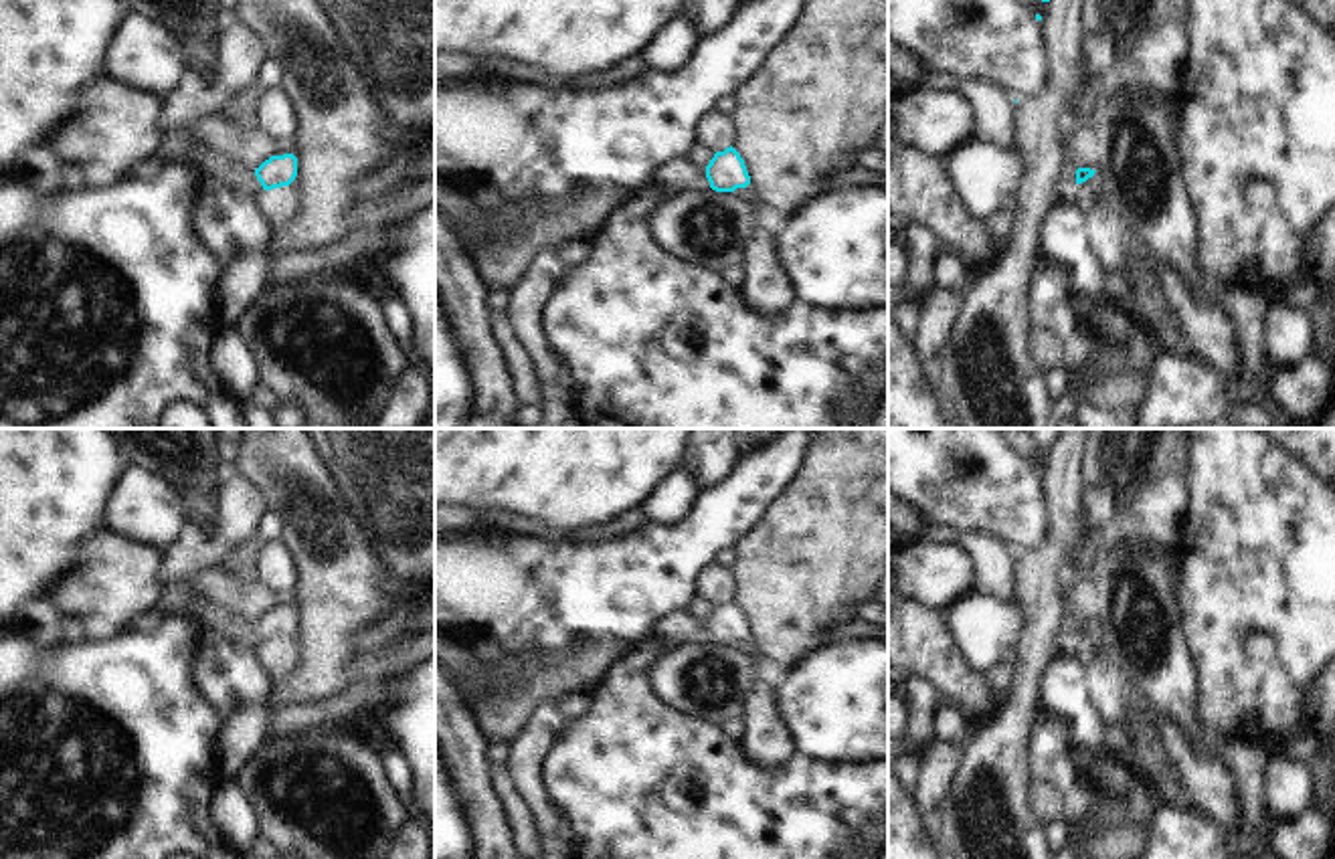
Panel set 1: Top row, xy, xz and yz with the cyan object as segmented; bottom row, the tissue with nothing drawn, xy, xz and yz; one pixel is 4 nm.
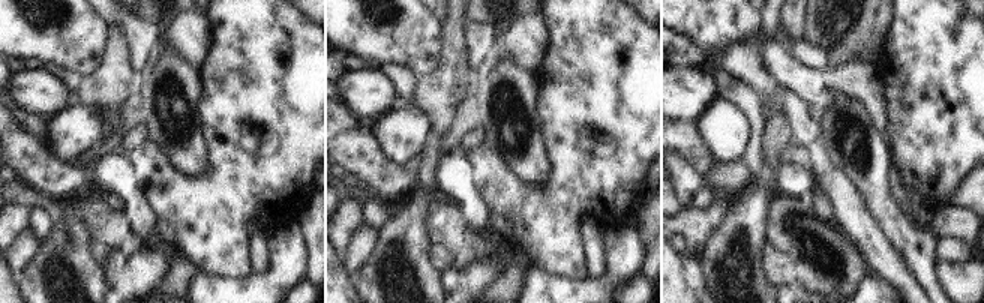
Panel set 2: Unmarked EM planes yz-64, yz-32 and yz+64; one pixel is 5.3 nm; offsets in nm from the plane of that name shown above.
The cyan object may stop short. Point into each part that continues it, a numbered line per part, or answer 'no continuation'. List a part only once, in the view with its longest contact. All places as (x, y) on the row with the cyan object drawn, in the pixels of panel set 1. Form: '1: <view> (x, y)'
1: xy (278, 205)

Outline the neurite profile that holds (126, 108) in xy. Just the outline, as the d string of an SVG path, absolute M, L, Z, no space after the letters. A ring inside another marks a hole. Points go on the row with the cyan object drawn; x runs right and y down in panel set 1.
M101 77L63 111L47 146L63 164L99 162L121 172L156 150L164 119L158 101Z

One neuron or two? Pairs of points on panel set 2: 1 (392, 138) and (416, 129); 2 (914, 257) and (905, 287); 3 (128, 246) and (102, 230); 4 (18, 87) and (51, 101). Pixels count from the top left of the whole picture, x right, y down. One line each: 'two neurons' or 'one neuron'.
1: one neuron
2: two neurons
3: one neuron
4: one neuron

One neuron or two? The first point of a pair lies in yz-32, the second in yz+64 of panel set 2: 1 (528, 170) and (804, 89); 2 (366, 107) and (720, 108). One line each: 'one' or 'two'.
1: two
2: two

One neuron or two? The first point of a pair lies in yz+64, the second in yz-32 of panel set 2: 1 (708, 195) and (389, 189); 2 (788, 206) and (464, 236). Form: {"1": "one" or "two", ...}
{"1": "two", "2": "one"}

